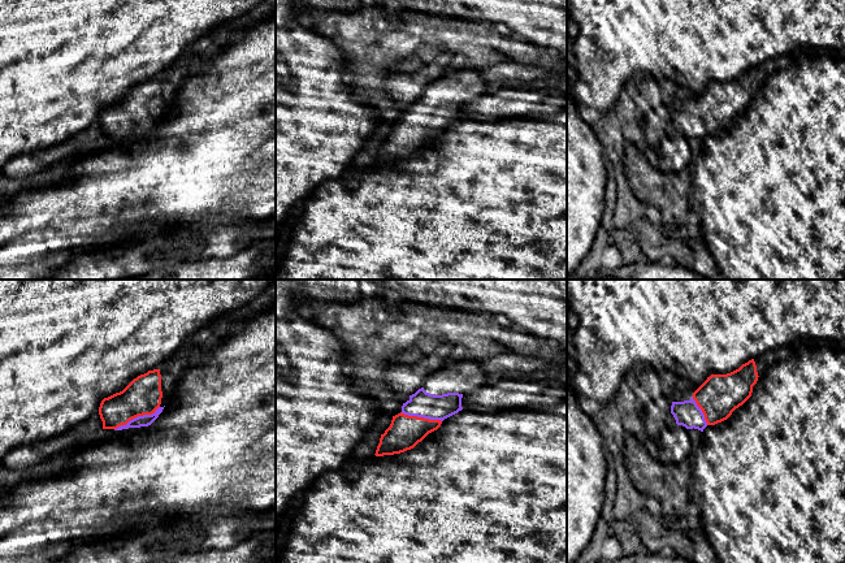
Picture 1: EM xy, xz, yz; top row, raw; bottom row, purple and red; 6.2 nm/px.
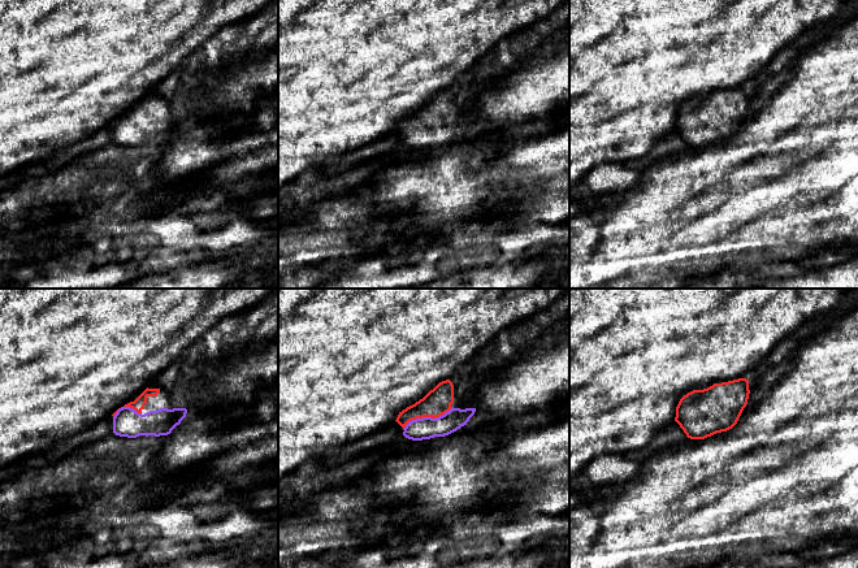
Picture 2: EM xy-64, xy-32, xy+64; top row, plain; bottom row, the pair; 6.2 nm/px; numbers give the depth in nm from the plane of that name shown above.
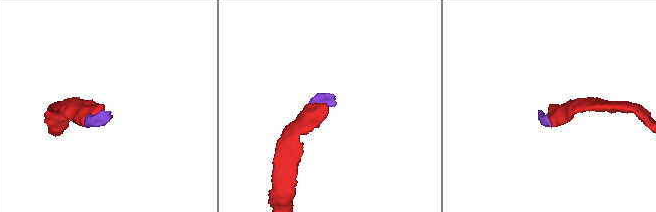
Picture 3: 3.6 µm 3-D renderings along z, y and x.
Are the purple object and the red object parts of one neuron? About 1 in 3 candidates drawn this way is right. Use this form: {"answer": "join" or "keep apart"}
{"answer": "join"}

